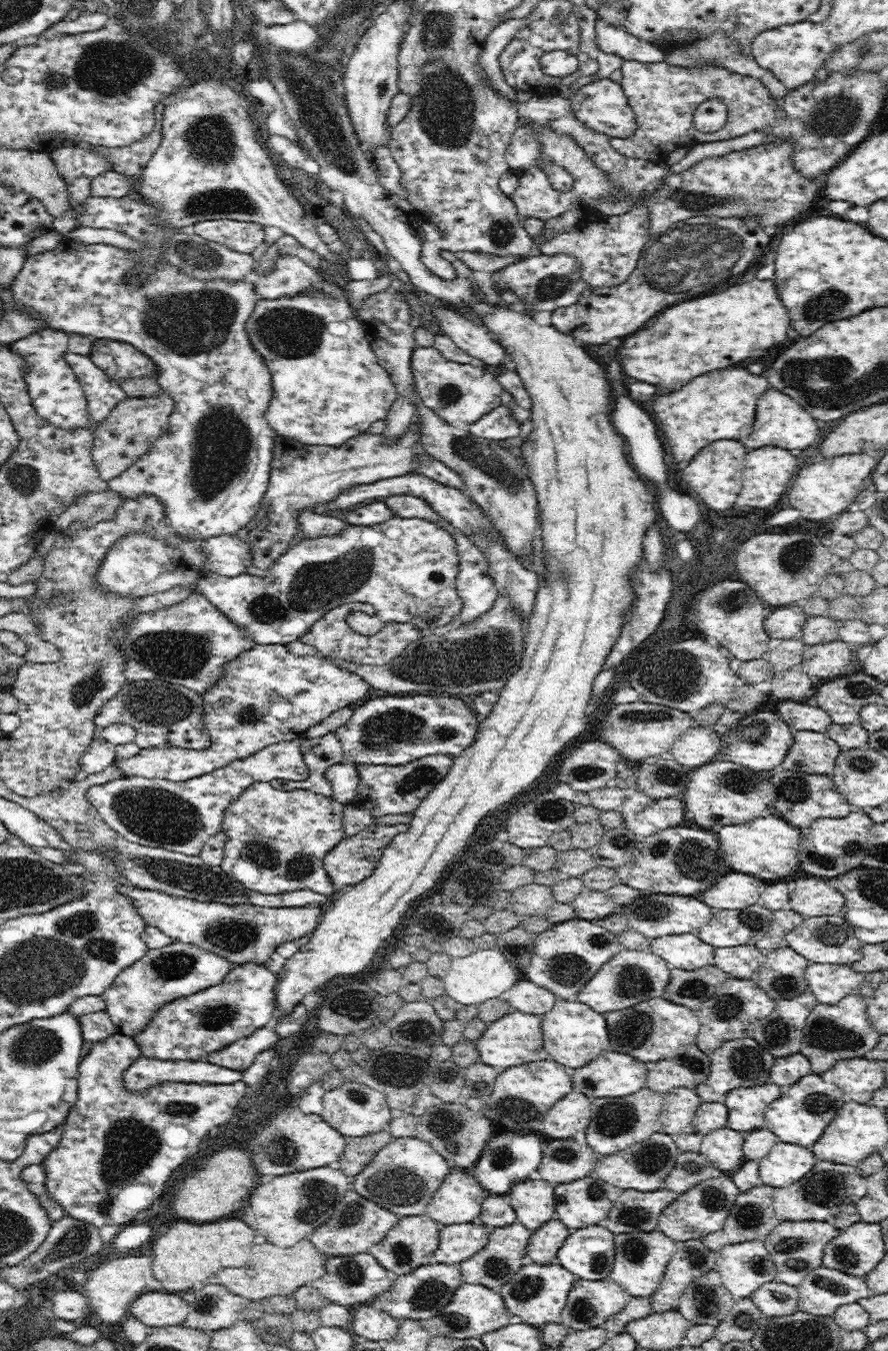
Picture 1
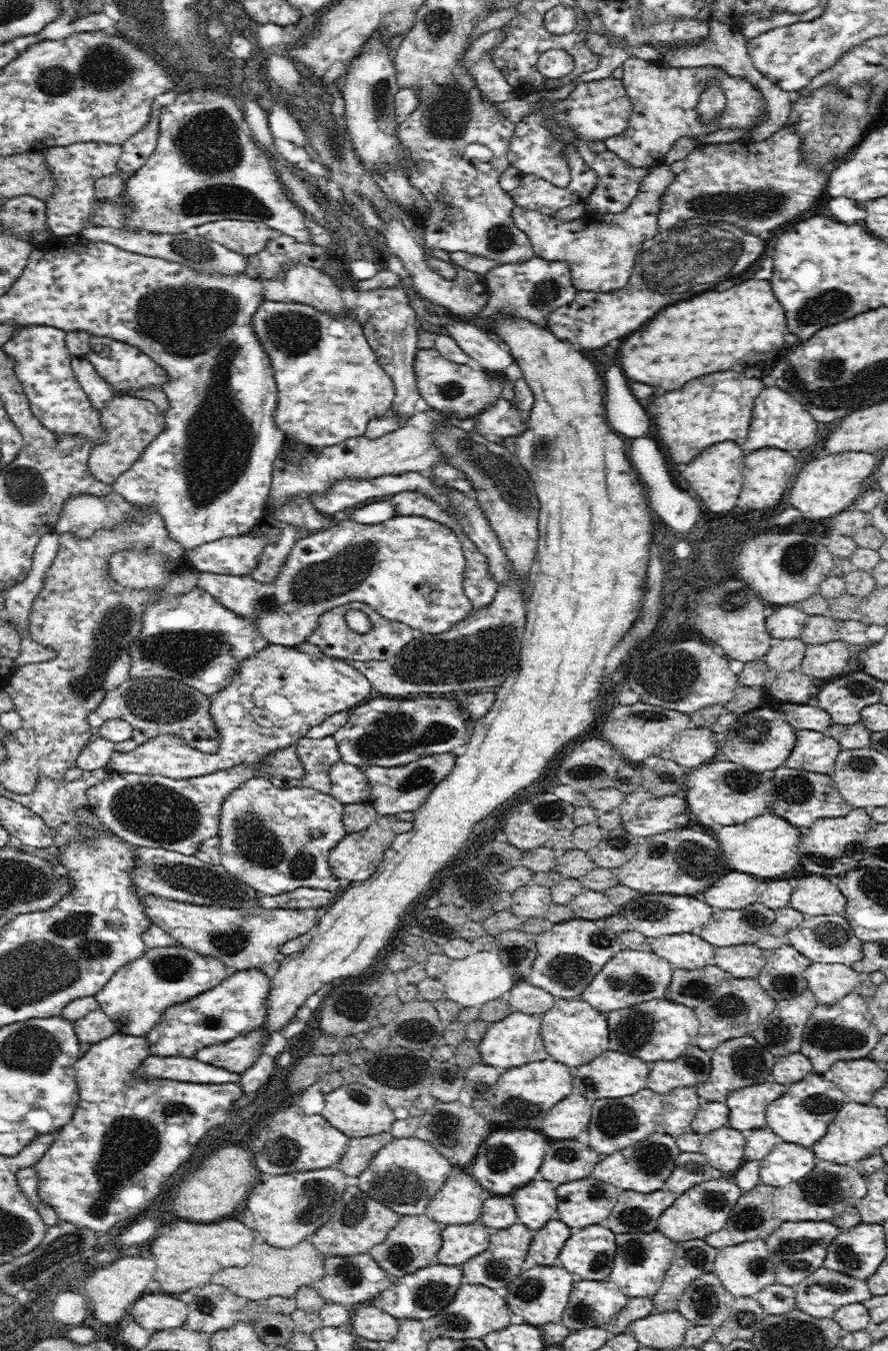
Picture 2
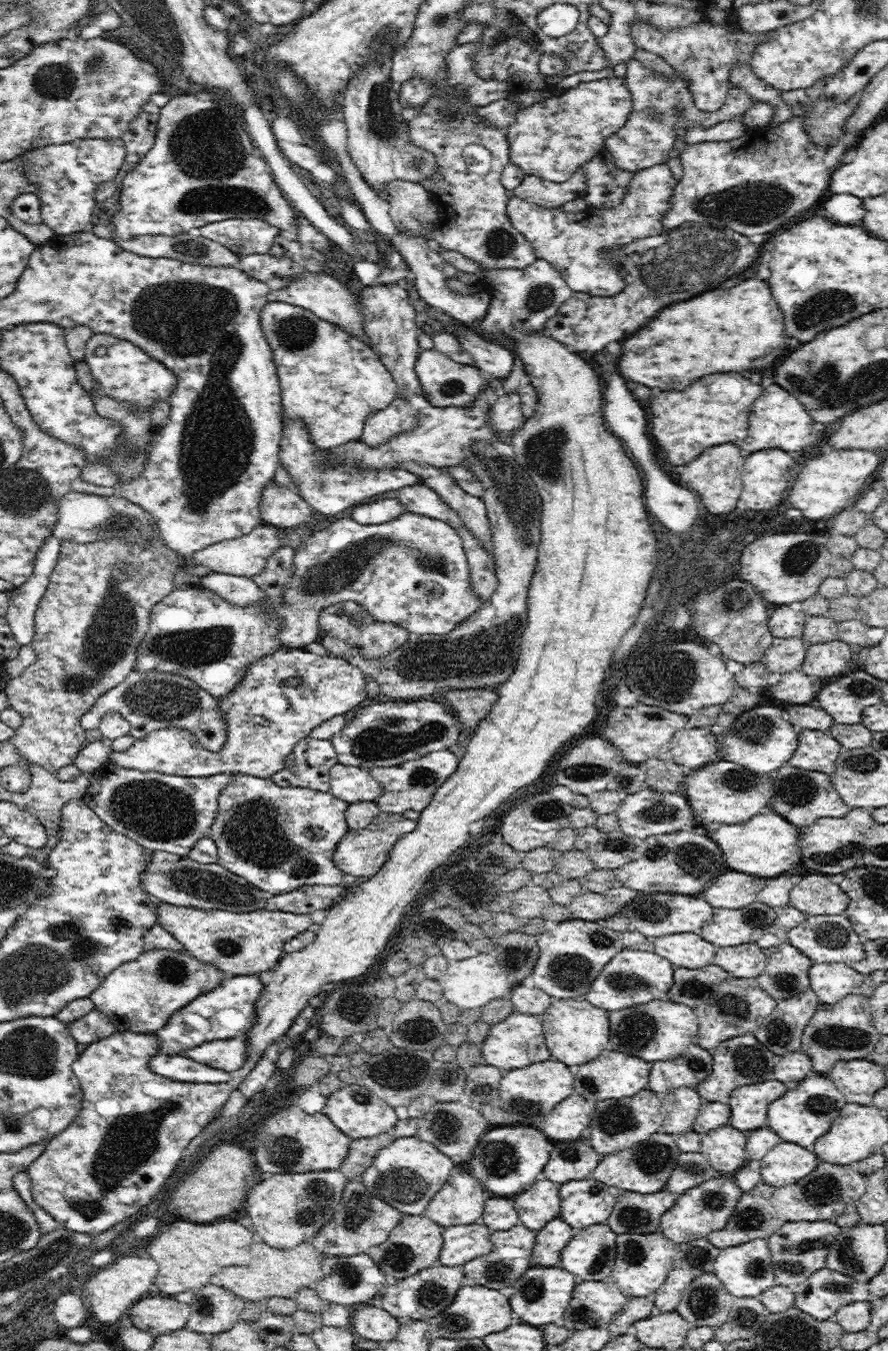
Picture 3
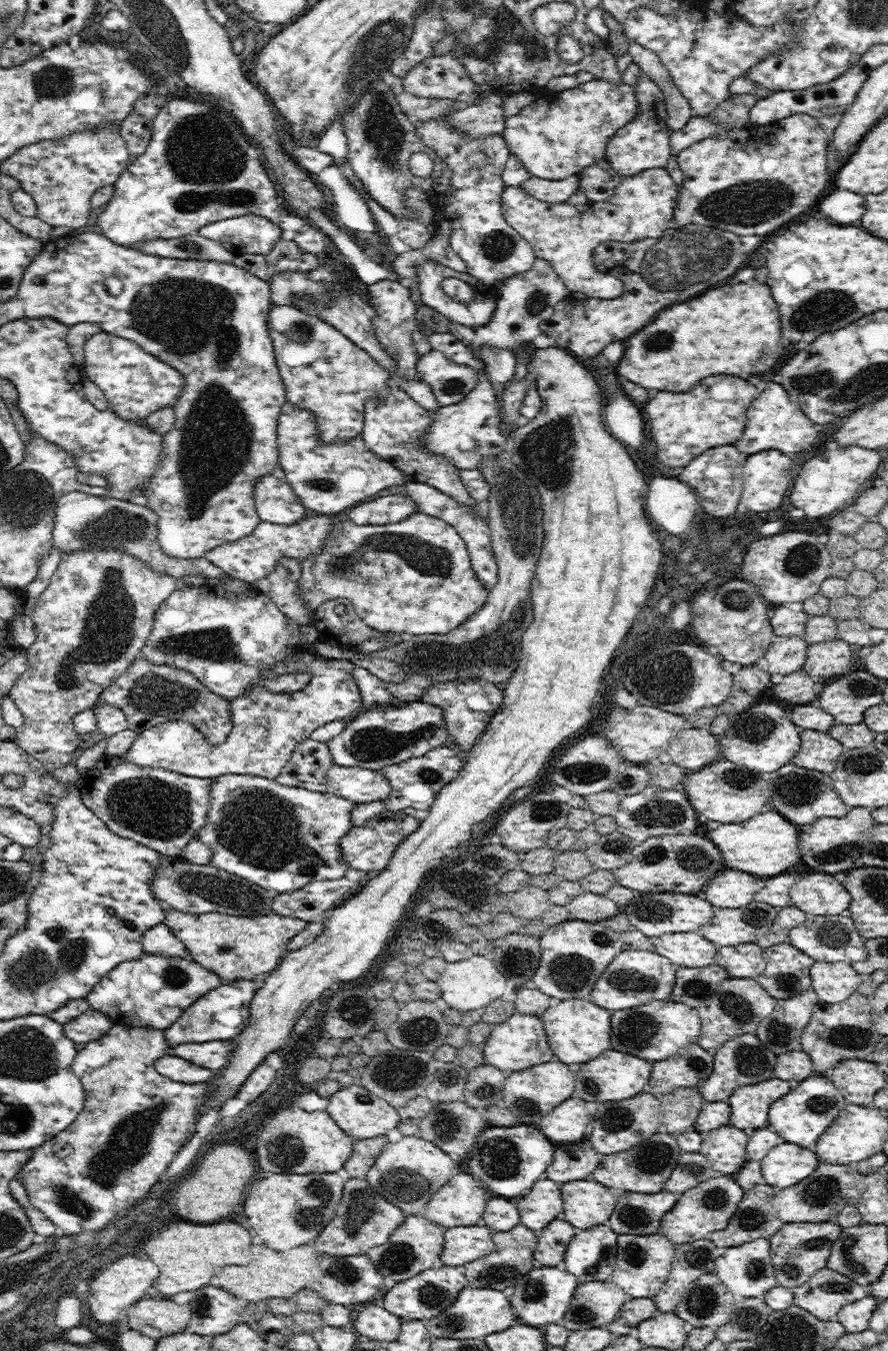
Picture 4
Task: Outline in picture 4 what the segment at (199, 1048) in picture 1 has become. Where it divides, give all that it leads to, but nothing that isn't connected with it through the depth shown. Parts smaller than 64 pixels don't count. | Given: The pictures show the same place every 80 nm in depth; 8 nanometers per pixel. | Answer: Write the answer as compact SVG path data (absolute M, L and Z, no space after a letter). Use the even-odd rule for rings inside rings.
M236 979L226 984L220 983L205 996L196 1000L196 1003L191 1004L182 1012L178 1020L163 1030L168 1044L167 1051L180 1044L234 1039L248 1026L249 1008L256 992L252 980Z

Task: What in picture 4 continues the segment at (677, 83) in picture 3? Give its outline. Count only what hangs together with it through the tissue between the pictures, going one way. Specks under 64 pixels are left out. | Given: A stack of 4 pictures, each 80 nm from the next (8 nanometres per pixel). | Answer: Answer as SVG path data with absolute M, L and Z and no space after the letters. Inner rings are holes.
M642 73L635 86L638 101L638 116L626 126L619 128L616 134L608 139L606 158L611 167L622 176L629 177L651 168L664 168L671 157L670 129L666 124L666 97L658 85Z

